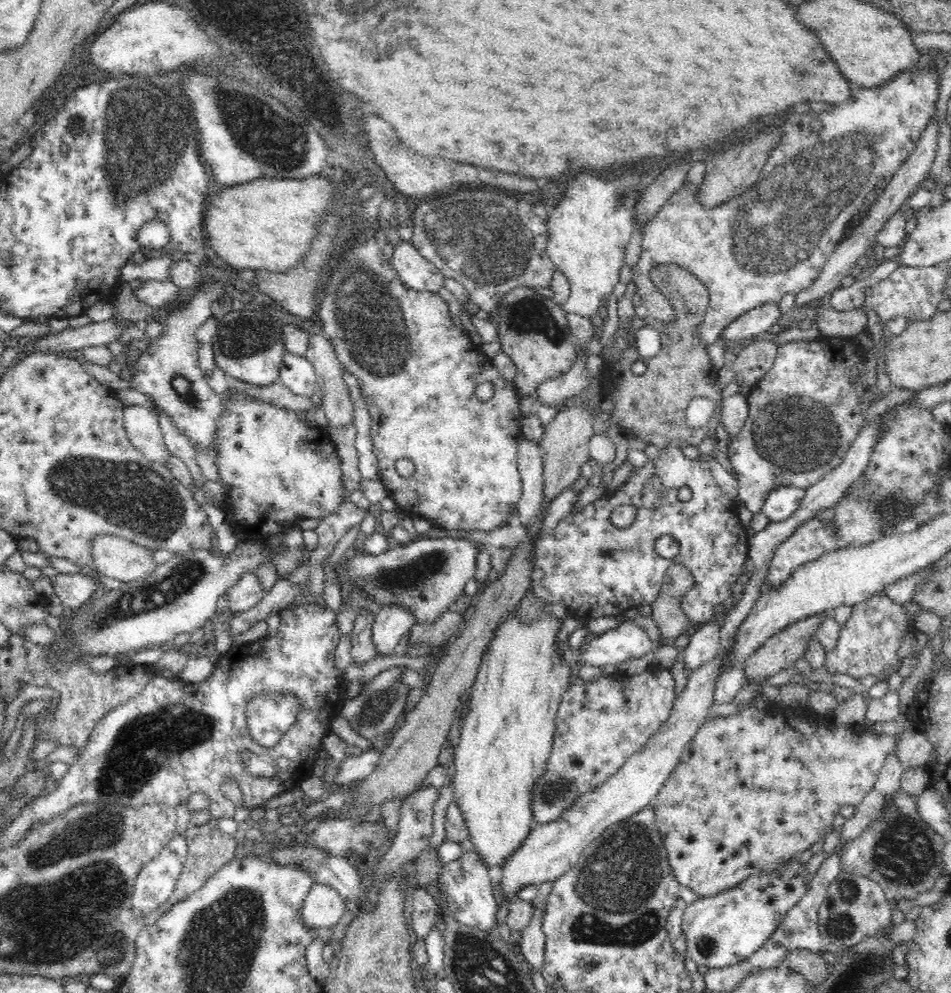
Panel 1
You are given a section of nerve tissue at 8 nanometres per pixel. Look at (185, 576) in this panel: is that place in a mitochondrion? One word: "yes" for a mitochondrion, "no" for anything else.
yes

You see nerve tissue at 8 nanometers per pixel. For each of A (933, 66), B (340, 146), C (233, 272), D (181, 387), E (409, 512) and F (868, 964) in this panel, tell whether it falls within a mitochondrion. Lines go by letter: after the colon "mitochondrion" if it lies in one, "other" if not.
A: other
B: other
C: other
D: mitochondrion
E: other
F: mitochondrion

